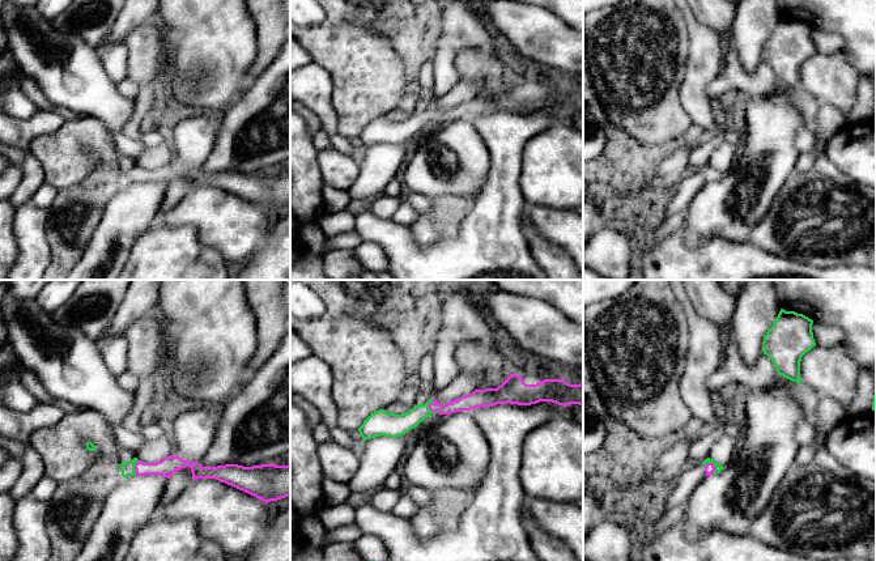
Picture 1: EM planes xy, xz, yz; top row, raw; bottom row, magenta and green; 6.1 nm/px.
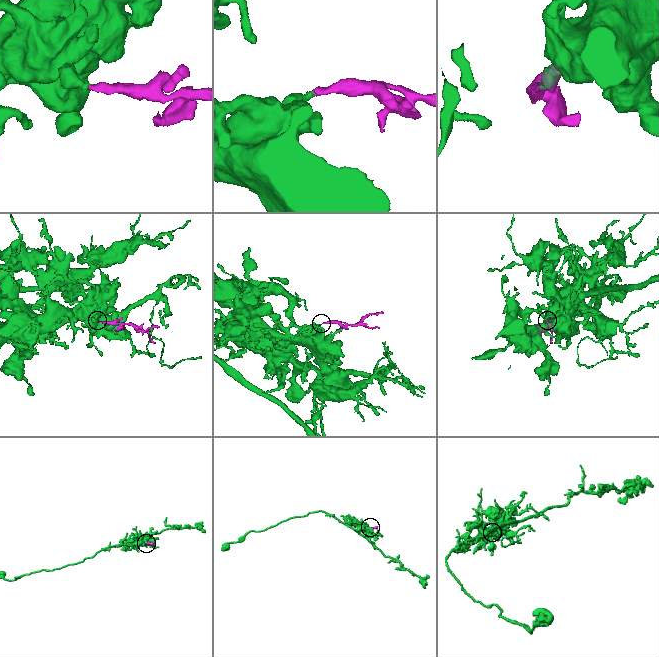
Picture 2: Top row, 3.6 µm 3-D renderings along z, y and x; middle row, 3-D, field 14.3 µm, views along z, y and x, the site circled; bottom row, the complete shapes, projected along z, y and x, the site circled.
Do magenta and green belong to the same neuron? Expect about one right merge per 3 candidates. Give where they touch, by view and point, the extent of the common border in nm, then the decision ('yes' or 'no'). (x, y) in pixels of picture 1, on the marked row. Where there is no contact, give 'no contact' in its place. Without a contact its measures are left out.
xz (430, 409) | 100 nm | yes

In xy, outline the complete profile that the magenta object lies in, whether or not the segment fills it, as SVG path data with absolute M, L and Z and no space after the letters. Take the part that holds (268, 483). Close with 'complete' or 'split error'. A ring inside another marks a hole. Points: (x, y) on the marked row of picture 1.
M169 455L156 463L145 463L133 458L126 463L122 462L120 471L123 477L162 475L170 479L174 472L186 467L191 468L192 481L197 479L216 479L255 496L265 503L290 497L290 464L276 466L271 463L252 467L225 464L203 467L199 462L188 462L179 456Z | split error

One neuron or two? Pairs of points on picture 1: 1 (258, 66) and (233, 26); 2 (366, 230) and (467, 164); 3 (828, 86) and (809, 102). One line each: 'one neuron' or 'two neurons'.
1: two neurons
2: two neurons
3: two neurons

